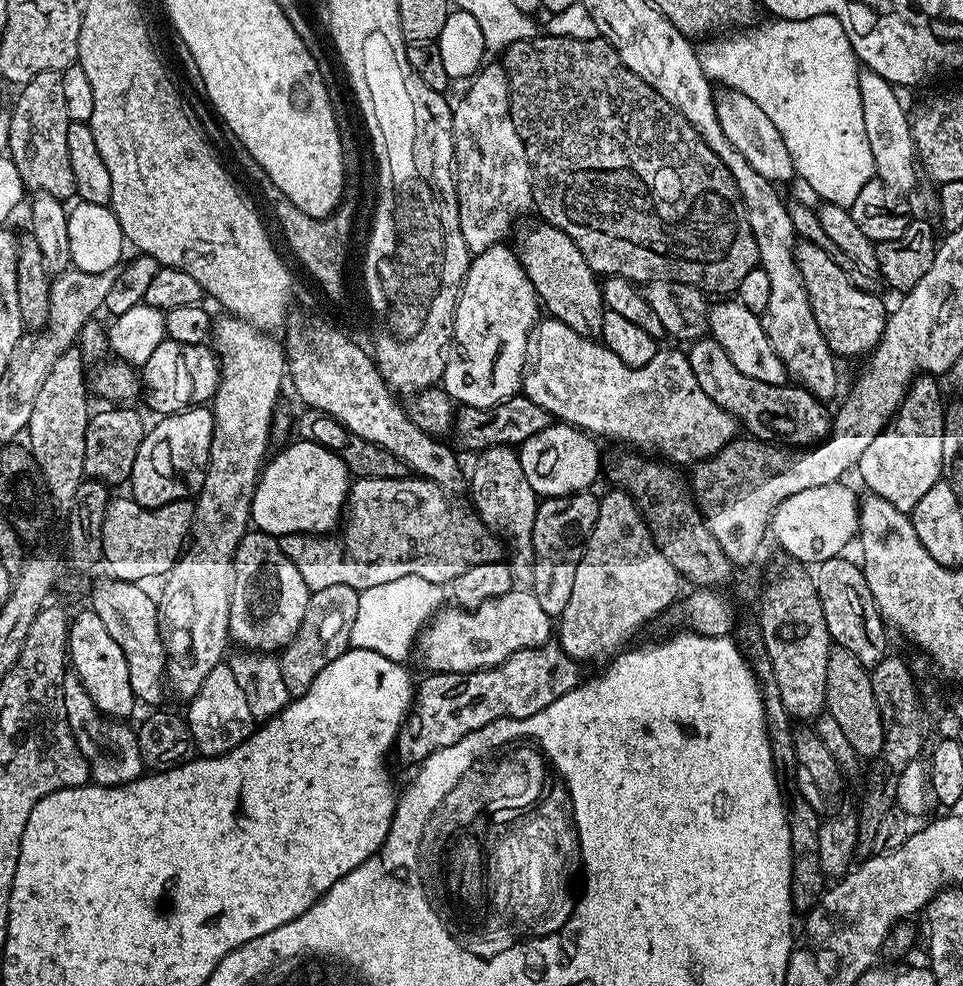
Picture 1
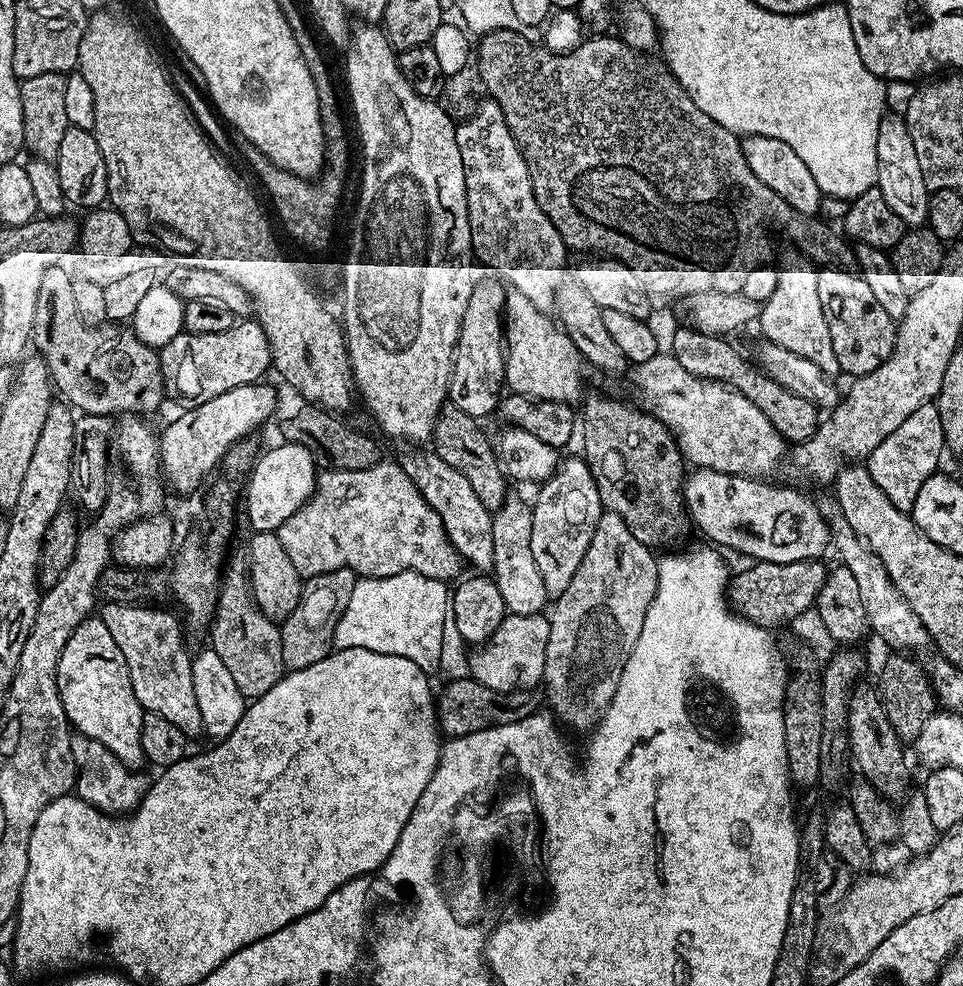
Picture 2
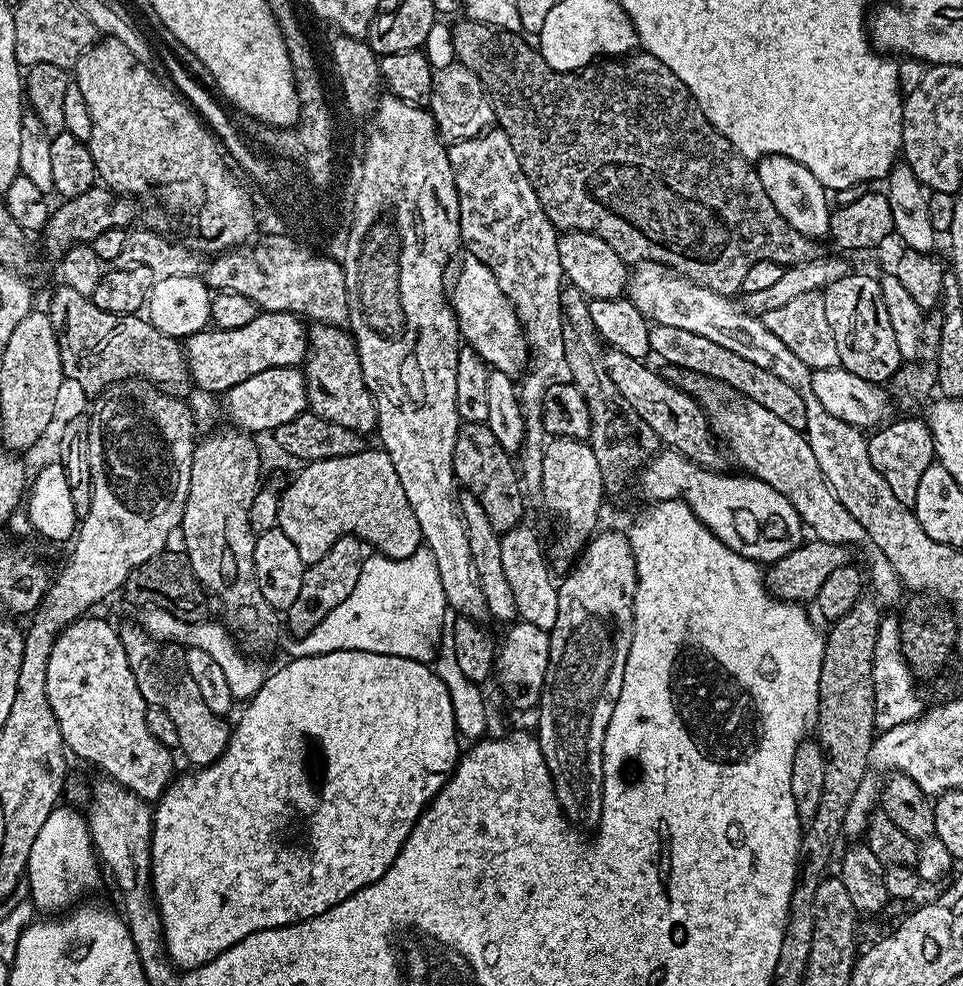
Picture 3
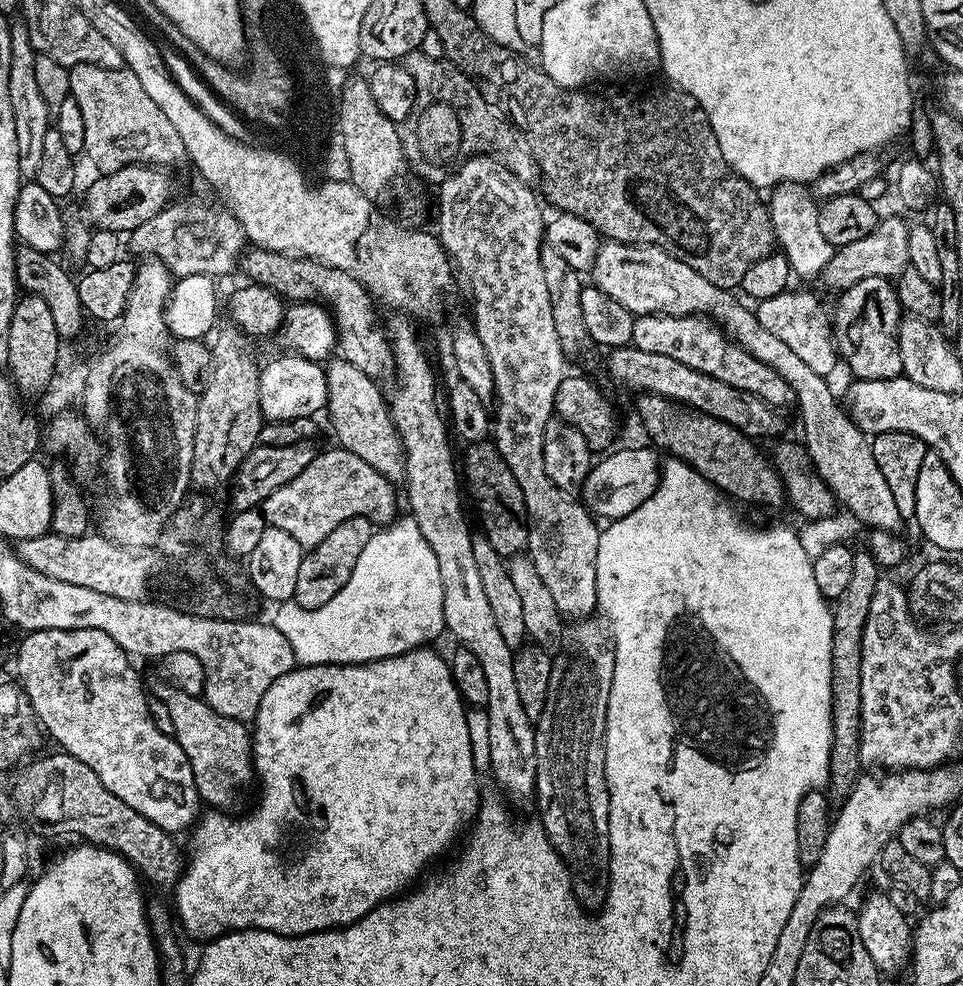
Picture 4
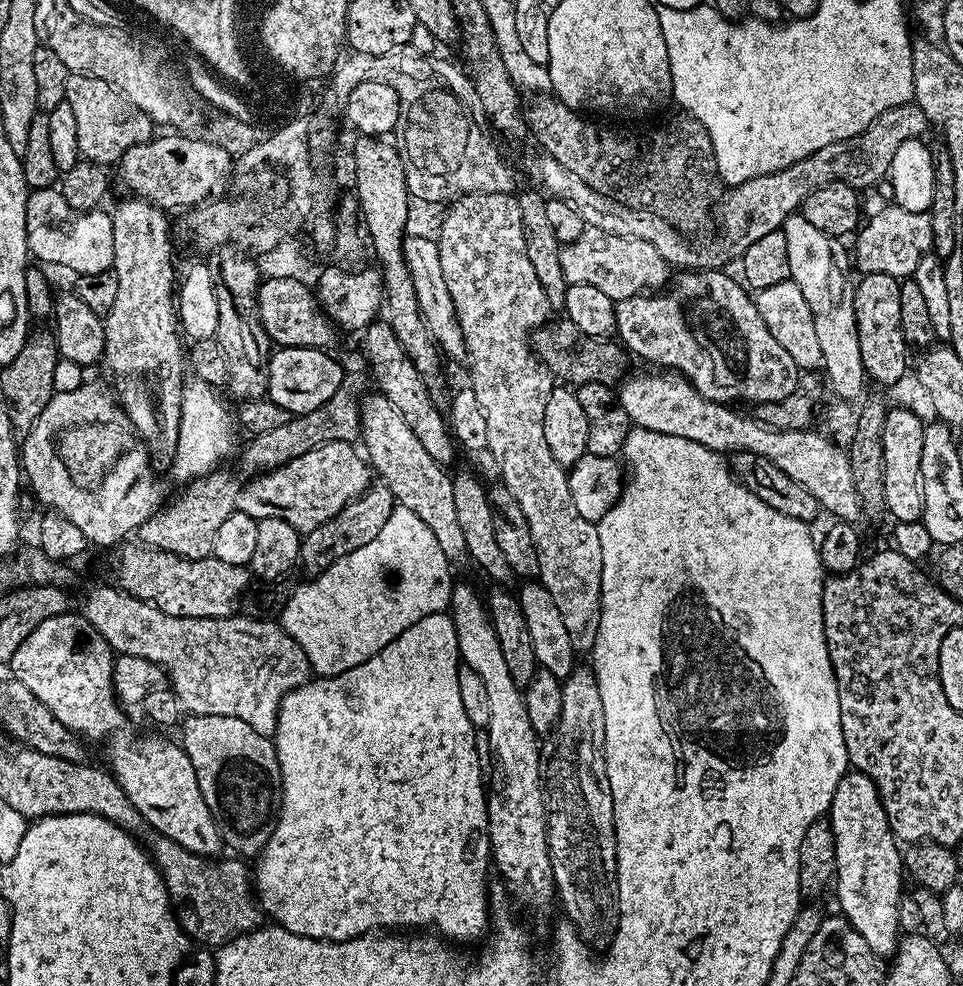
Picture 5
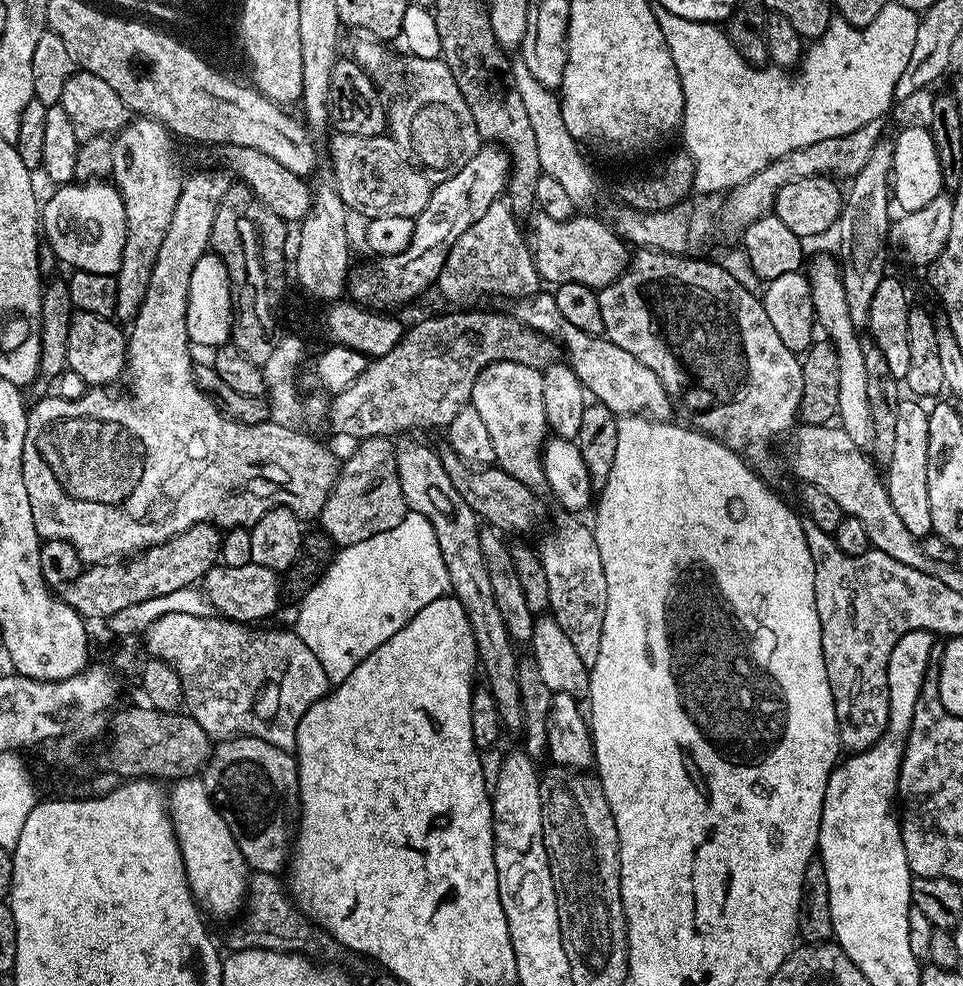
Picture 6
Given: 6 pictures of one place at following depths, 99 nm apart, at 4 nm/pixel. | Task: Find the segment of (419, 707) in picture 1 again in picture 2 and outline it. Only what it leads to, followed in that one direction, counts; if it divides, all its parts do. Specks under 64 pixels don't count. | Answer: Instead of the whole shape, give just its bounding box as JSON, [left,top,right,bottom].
[436,678,537,737]

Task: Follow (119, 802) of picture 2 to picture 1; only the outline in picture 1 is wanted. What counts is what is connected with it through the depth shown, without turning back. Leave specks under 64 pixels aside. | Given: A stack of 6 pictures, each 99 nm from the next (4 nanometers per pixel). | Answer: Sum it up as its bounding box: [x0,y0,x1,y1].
[64,670,146,788]

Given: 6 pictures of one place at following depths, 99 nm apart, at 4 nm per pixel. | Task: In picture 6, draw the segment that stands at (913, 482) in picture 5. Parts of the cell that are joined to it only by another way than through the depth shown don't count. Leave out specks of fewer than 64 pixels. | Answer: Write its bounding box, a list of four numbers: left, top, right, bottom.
[886,398,933,538]

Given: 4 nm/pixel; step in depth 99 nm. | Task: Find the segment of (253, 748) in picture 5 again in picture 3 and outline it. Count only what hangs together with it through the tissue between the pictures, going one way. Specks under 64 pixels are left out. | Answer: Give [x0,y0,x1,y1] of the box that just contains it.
[119,624,230,766]

